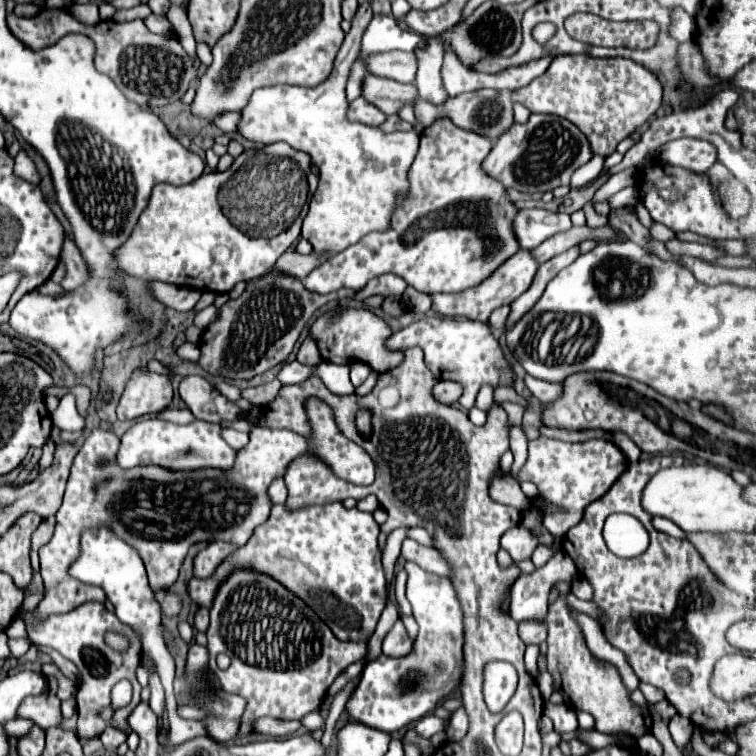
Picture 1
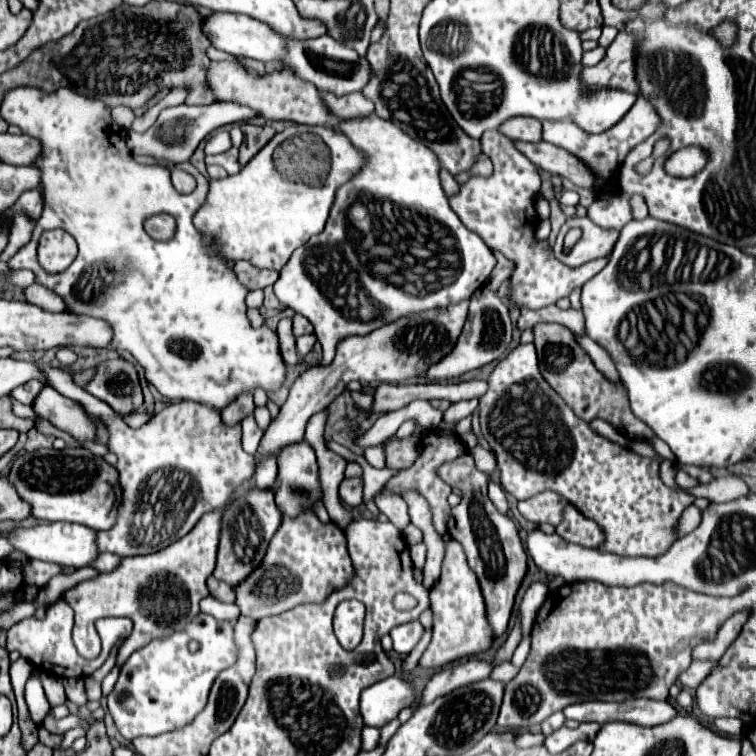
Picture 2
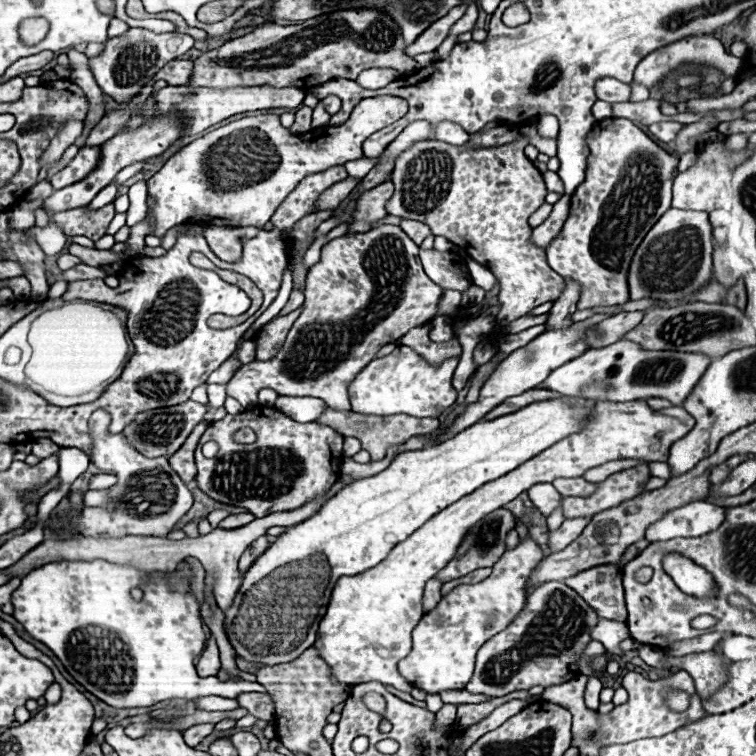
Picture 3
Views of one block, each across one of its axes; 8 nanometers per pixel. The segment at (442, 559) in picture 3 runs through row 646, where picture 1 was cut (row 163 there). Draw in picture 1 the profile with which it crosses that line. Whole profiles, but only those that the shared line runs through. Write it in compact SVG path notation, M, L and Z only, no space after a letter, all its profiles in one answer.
M334 64L330 78L316 88L302 88L302 86L258 88L254 90L248 106L244 106L244 110L240 112L240 122L236 128L236 132L250 142L258 142L264 146L274 142L286 142L292 150L310 154L310 160L320 168L320 180L318 180L318 190L308 206L308 214L304 218L302 238L306 238L314 246L314 252L326 250L330 256L356 244L372 230L388 228L392 210L396 206L396 194L400 190L402 192L408 190L406 174L416 156L420 140L420 134L414 128L408 132L386 134L374 126L346 120L346 110L348 110L348 100L344 92L346 78L348 78L348 66Z

